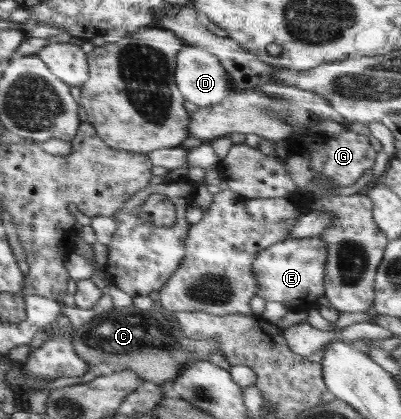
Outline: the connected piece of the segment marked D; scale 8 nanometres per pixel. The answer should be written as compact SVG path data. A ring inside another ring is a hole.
M185 44L177 53L174 81L184 100L199 107L212 107L228 95L229 76L206 48Z

